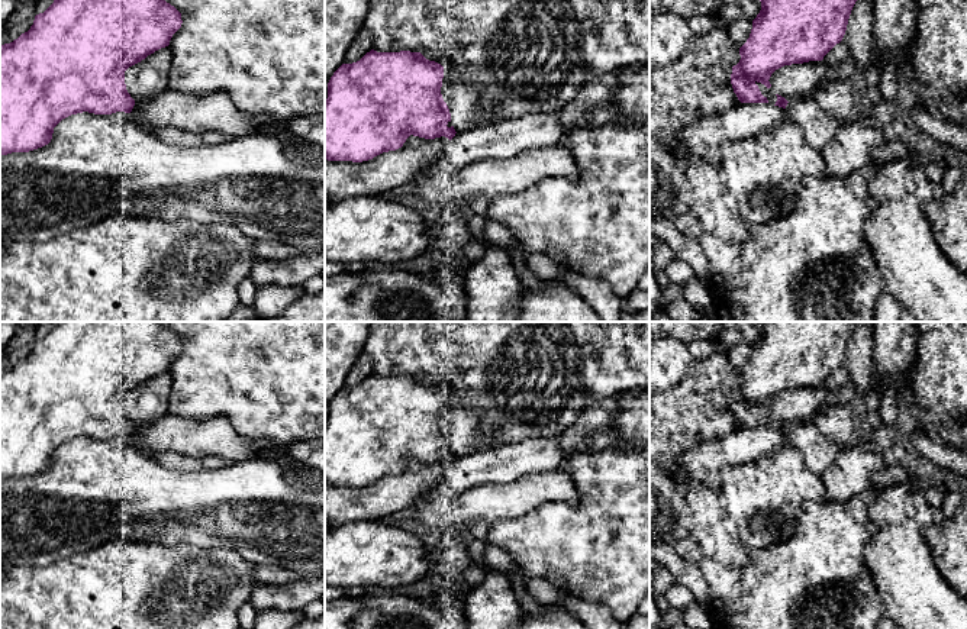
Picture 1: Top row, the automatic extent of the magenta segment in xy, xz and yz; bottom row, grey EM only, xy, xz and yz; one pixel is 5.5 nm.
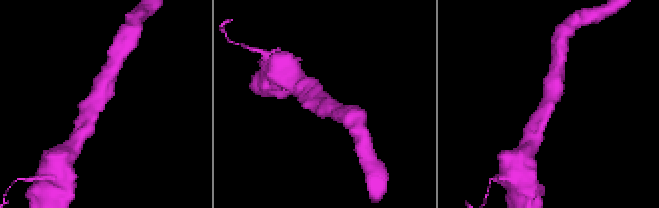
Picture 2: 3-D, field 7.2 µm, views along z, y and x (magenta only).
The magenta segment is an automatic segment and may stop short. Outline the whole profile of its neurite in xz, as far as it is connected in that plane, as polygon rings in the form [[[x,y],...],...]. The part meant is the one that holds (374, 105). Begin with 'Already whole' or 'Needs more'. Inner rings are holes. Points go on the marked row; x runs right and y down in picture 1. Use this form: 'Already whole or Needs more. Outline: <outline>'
Already whole. Outline: [[[377,52],[342,64],[328,83],[325,101],[325,159],[362,162],[396,151],[413,135],[425,139],[455,136],[451,113],[442,99],[444,67],[420,52]]]

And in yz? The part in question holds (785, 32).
Already whole. Outline: [[[760,0],[761,10],[752,20],[747,42],[739,48],[741,59],[732,67],[731,84],[741,103],[768,103],[758,83],[771,87],[771,74],[792,64],[822,61],[842,41],[857,0]]]

